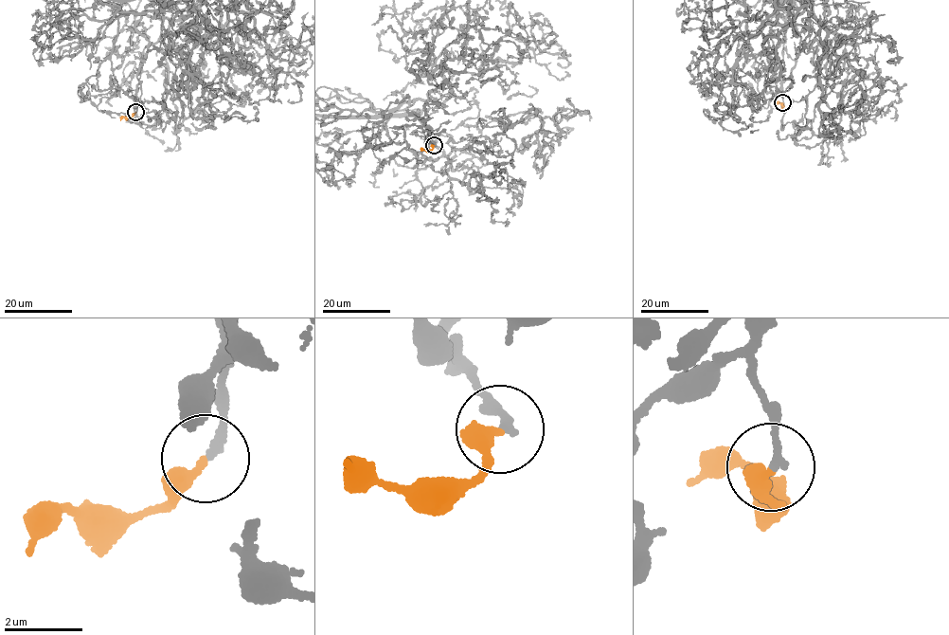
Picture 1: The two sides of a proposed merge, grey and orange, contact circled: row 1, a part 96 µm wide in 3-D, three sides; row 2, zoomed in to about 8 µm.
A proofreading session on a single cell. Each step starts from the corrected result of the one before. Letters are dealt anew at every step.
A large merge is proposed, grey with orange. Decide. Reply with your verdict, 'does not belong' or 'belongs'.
belongs

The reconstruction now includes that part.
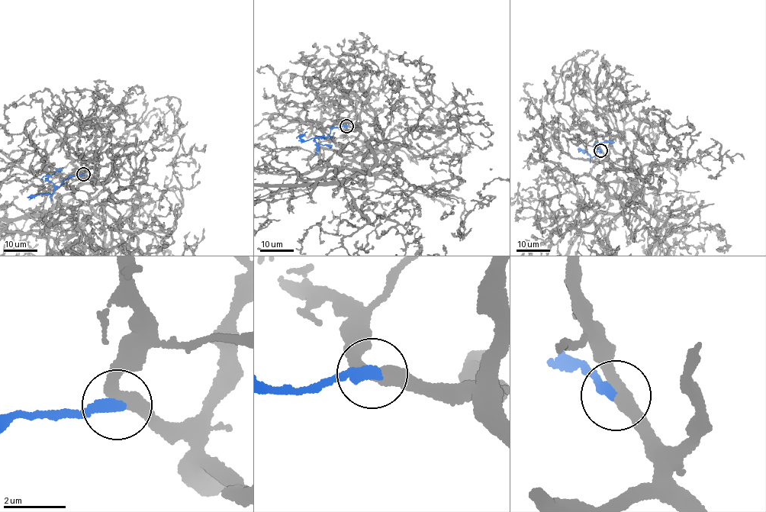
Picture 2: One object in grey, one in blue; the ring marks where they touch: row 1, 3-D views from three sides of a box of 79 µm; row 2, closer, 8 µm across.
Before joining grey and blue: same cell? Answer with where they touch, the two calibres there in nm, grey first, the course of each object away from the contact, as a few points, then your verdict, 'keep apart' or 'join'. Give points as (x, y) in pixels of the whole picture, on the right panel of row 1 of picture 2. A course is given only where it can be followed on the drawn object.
(600, 150) | 380/400 nm | blue via (600, 150), (594, 146), (597, 150), (591, 157), (585, 150), (579, 151) | join

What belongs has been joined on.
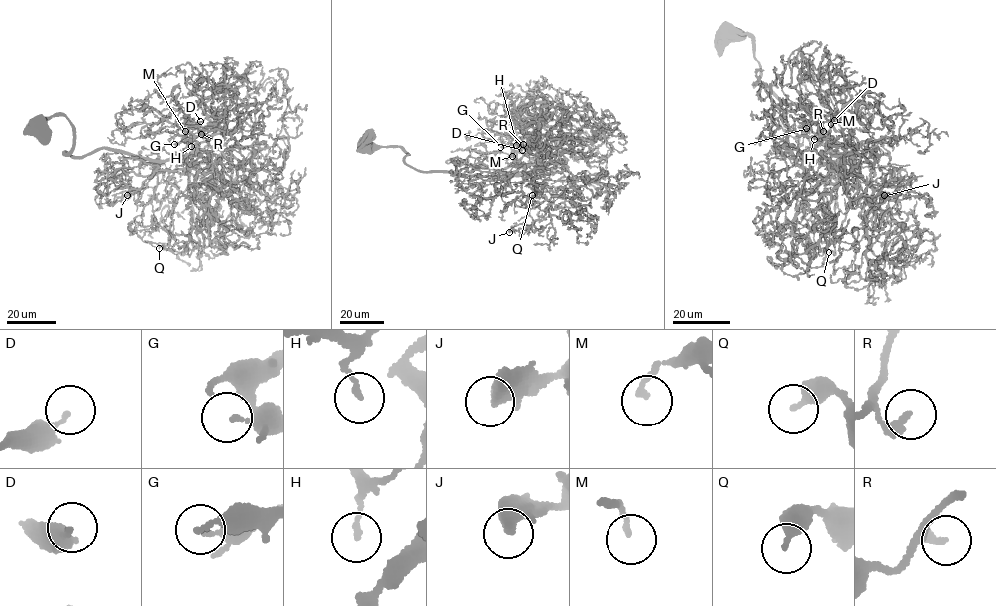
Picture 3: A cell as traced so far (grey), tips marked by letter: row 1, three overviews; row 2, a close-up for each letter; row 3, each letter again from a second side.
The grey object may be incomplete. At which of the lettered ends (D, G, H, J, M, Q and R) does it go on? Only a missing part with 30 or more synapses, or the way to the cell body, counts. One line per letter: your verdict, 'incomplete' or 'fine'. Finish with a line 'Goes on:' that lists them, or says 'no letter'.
D: fine
G: fine
H: fine
J: incomplete
M: fine
Q: fine
R: fine
Goes on: J

